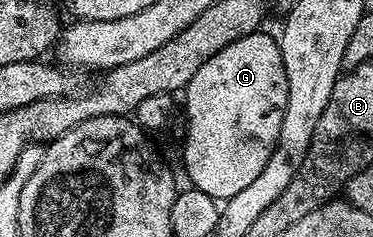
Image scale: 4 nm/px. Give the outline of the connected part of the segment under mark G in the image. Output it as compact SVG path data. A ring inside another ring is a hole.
M258 30L223 46L219 54L207 58L203 66L195 70L195 78L191 78L188 88L184 89L184 96L185 116L189 119L189 125L185 128L185 172L189 175L188 183L194 188L203 190L203 194L211 194L211 198L215 198L218 202L227 201L235 194L239 194L239 190L247 187L260 174L263 166L267 166L267 158L271 158L275 150L275 142L279 138L279 126L283 126L283 110L287 110L287 70L283 66L280 43L274 37L272 40L265 30Z

